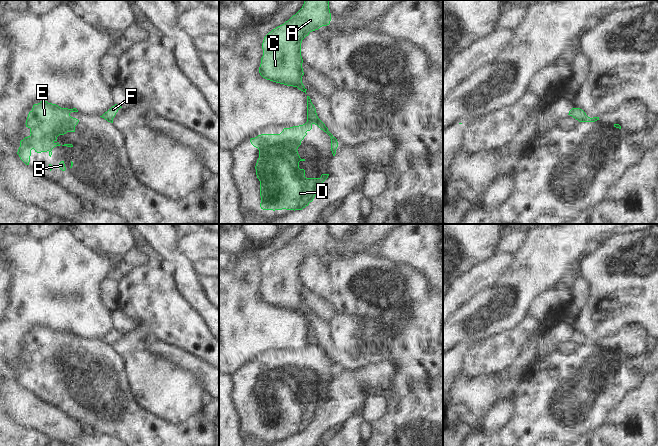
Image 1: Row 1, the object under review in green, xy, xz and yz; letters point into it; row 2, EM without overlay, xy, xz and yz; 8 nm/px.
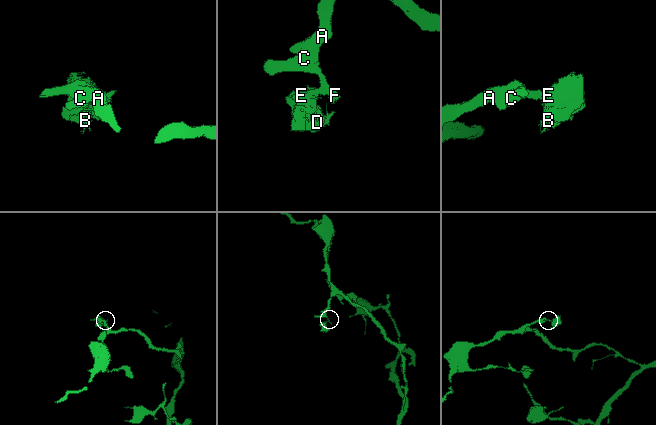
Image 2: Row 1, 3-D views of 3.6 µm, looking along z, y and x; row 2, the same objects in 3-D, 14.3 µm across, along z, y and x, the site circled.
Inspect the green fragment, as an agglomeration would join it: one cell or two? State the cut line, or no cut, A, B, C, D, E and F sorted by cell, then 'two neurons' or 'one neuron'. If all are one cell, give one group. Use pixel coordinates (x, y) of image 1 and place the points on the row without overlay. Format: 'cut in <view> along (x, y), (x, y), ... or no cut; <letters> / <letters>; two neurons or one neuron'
cut in yz along (587, 340), (579, 345); A C F / B D E; two neurons

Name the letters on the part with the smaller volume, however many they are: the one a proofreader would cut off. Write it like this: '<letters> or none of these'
B, D, E

